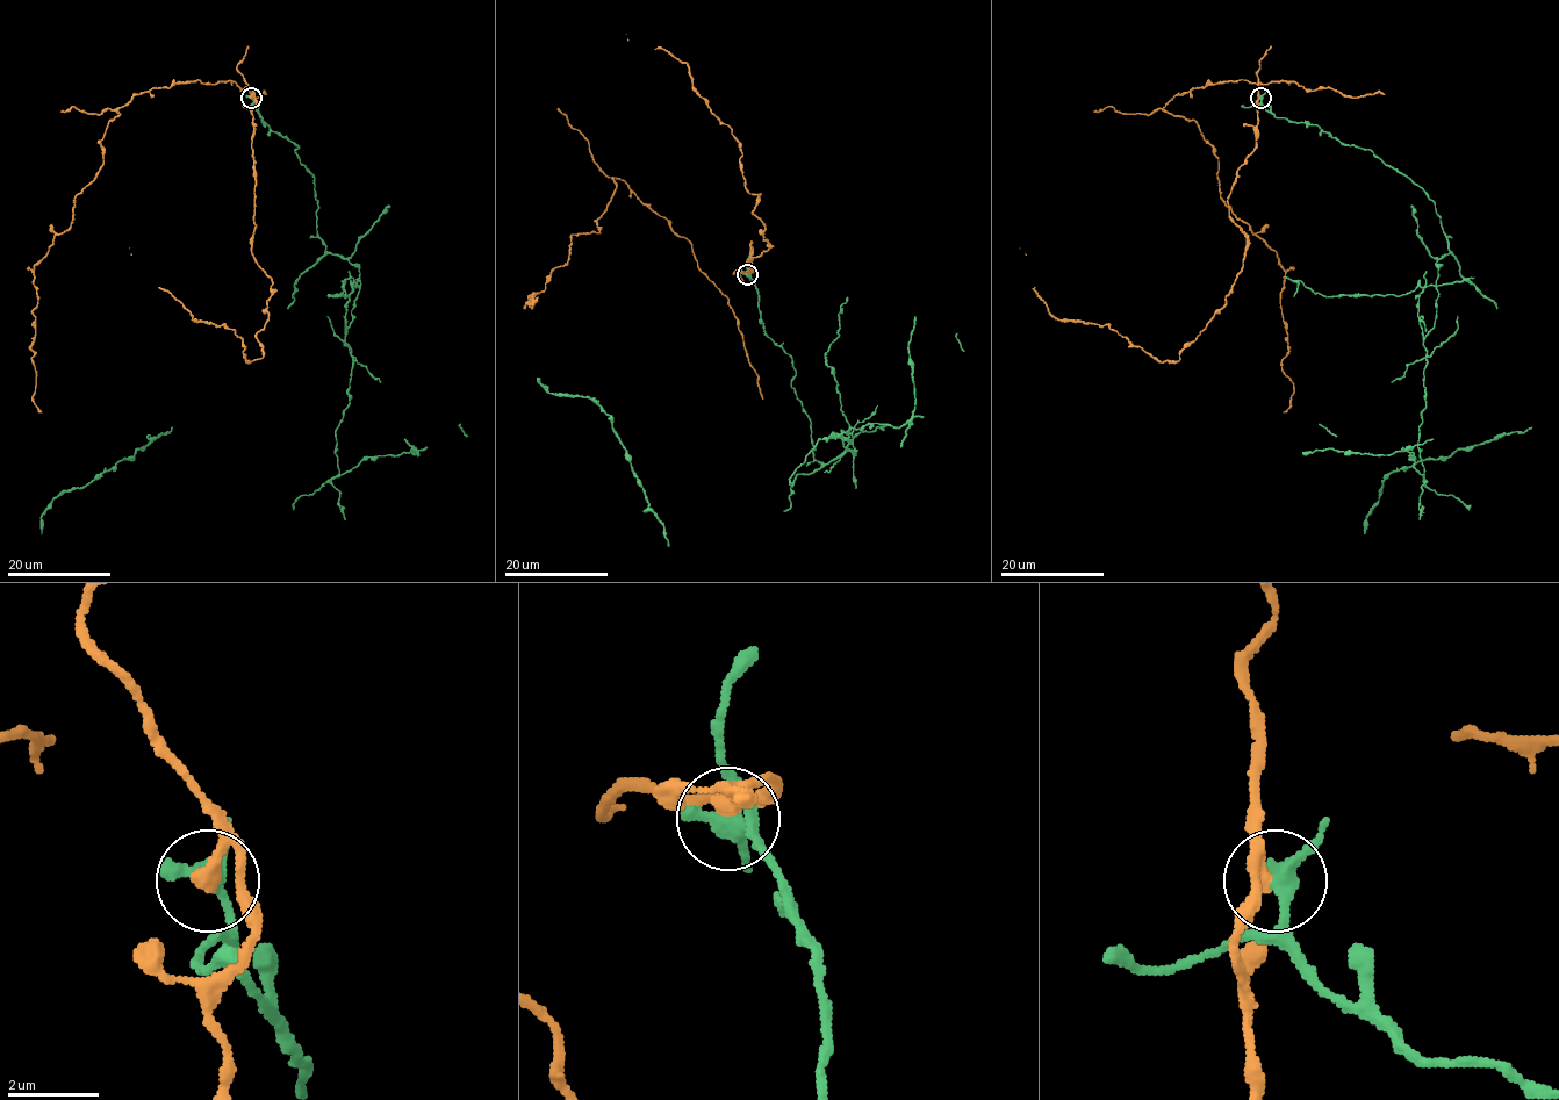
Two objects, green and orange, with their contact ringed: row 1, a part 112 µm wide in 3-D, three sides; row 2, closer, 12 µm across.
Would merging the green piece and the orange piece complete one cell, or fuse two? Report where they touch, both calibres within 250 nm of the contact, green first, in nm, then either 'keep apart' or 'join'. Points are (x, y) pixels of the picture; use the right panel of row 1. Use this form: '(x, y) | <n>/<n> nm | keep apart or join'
(1261, 98) | 360/360 nm | keep apart

